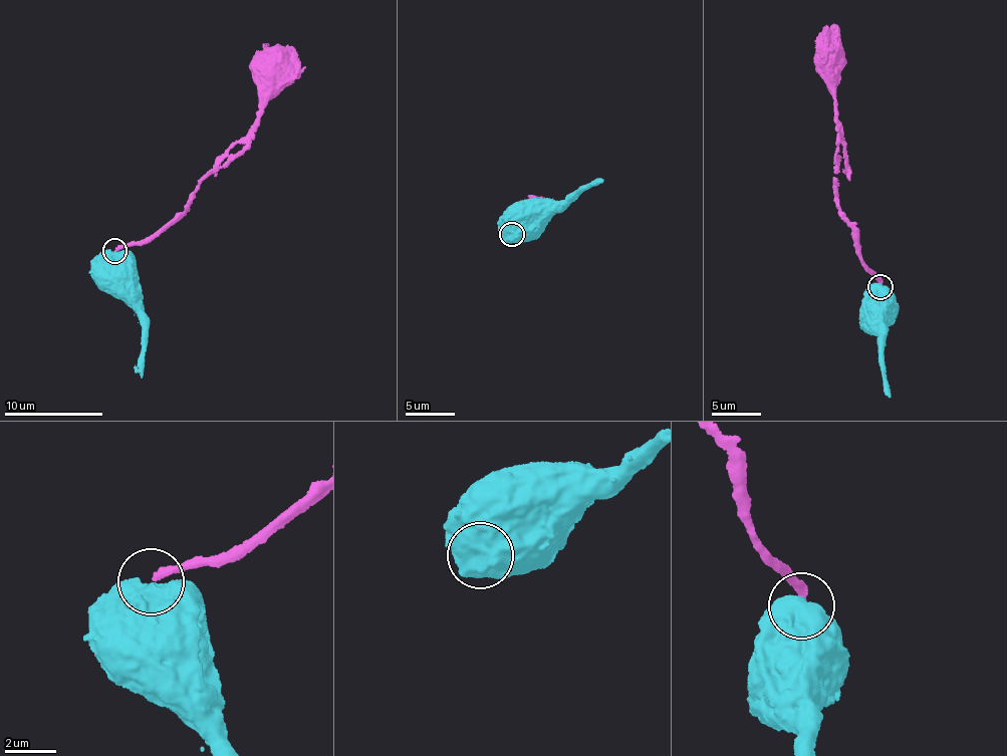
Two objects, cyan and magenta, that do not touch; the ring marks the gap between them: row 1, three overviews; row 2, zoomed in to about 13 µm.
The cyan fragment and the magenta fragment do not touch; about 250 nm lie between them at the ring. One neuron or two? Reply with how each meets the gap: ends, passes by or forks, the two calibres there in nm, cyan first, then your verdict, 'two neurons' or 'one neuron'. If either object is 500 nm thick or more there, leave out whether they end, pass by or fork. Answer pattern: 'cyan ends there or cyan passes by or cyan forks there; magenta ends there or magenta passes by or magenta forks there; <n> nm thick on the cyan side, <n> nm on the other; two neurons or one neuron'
900 nm thick on the cyan side, 280 nm on the other; two neurons

